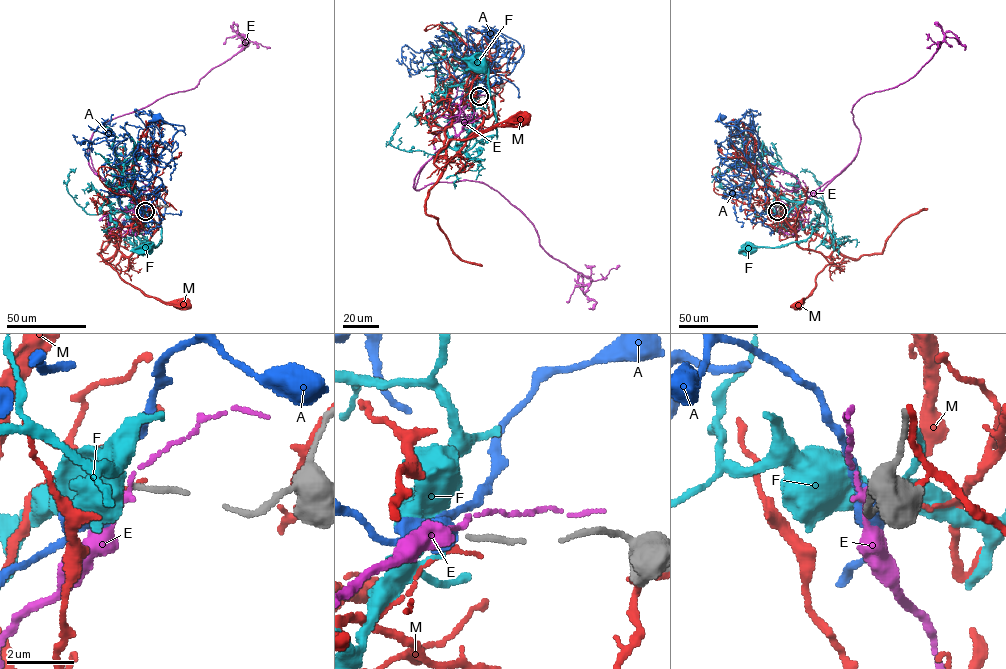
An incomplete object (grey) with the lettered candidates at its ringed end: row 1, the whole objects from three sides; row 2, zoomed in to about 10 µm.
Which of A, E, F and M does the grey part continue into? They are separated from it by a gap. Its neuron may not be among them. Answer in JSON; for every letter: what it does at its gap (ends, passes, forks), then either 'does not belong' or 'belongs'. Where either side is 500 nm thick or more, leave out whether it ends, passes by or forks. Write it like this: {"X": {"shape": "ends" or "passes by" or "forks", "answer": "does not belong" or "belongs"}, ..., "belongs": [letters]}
{"A": {"shape": "passes by", "answer": "does not belong"}, "E": {"shape": "passes by", "answer": "does not belong"}, "F": {"shape": "ends", "answer": "does not belong"}, "M": {"shape": "ends", "answer": "does not belong"}, "belongs": []}

